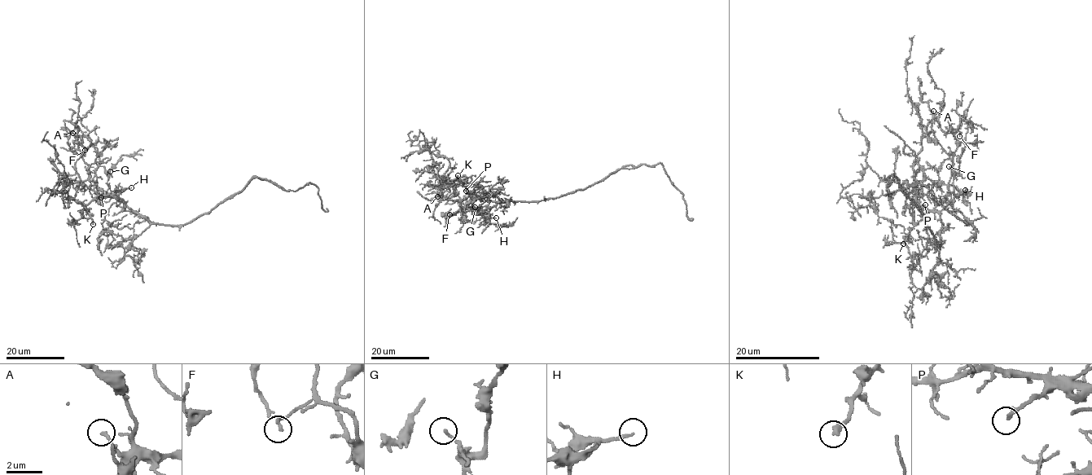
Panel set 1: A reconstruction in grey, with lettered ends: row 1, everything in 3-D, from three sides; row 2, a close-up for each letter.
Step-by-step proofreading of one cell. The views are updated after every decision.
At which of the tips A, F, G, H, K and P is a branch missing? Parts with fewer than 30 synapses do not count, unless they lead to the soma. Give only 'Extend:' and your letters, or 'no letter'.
Extend: H, K, P

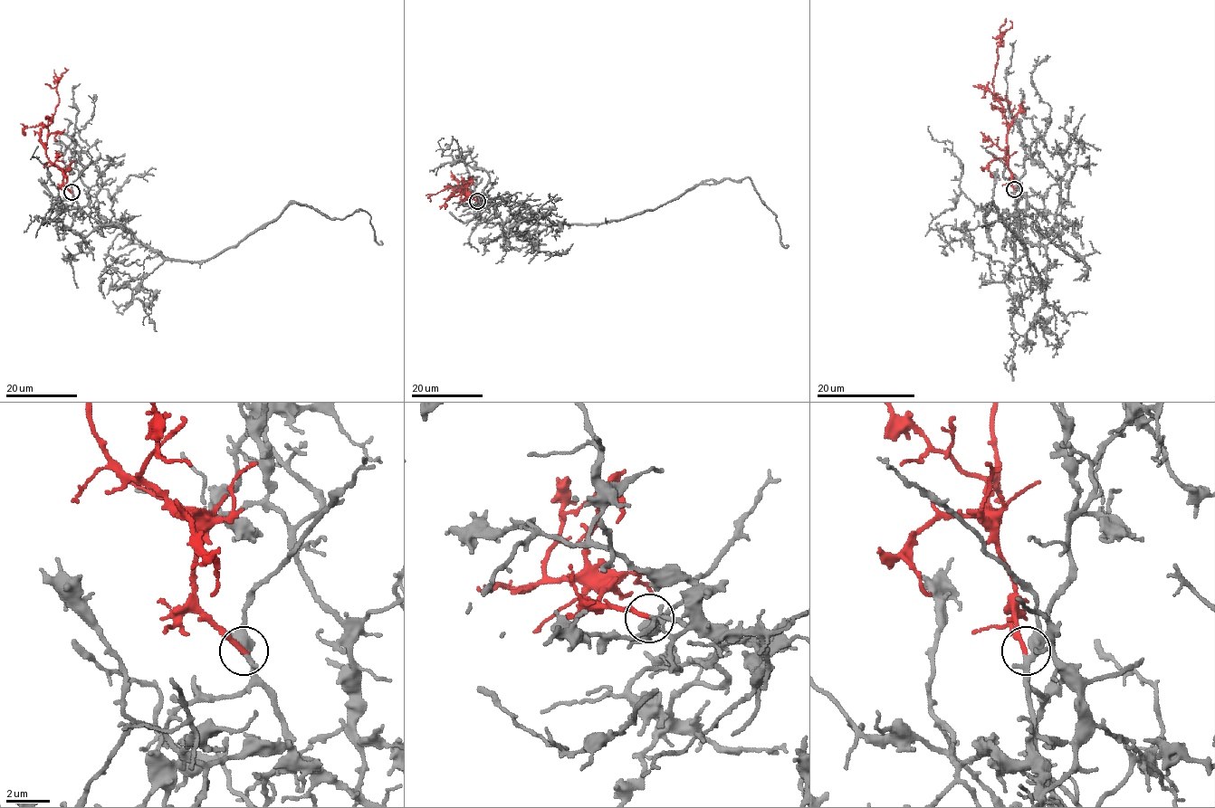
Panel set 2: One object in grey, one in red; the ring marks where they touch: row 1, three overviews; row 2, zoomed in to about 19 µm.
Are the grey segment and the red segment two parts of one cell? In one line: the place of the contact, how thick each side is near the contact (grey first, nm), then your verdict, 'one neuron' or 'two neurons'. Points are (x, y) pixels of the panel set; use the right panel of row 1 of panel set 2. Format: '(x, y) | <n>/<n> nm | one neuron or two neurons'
(1014, 189) | 380/220 nm | one neuron

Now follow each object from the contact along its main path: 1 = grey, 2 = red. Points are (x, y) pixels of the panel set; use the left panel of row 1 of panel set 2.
1: (71, 191), (101, 224), (120, 226), (166, 258), (214, 258), (292, 203), (332, 219), (364, 210), (380, 241)
2: (71, 192), (63, 185), (63, 173), (46, 154), (48, 127), (59, 103), (57, 80), (66, 71), (64, 68)

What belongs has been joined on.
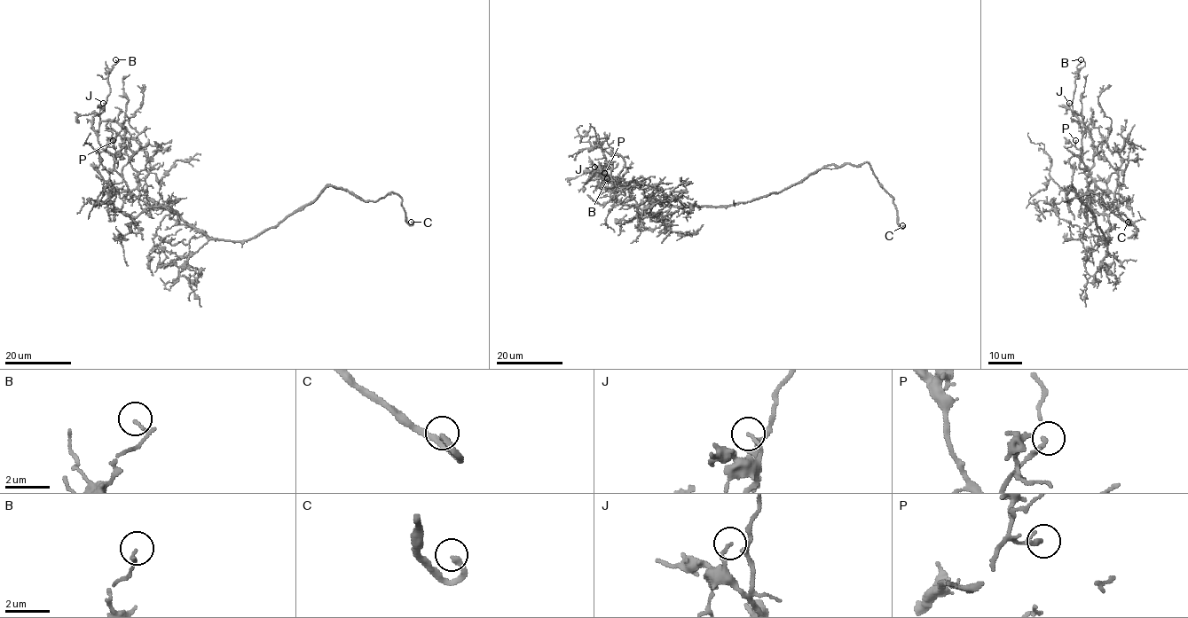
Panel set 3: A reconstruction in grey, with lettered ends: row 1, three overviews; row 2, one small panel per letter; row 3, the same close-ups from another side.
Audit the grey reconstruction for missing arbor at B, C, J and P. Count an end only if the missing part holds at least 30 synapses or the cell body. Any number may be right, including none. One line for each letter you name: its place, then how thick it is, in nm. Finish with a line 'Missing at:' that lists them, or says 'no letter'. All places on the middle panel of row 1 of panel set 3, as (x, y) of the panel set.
C: Place: (902, 225). Thickness 240 nm
Missing at: C

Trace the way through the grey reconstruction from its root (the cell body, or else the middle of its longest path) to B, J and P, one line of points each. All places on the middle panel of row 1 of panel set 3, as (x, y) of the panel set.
B: (718, 206), (674, 207), (659, 188), (589, 179), (596, 169), (607, 178)
J: (718, 206), (674, 207), (659, 188), (642, 184), (621, 186), (606, 183), (602, 178), (589, 179), (594, 167)
P: (718, 206), (674, 207), (659, 188), (606, 183), (597, 176), (599, 173), (604, 173)

